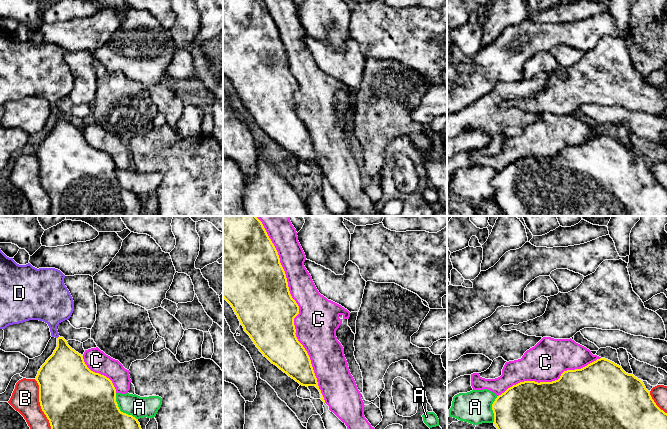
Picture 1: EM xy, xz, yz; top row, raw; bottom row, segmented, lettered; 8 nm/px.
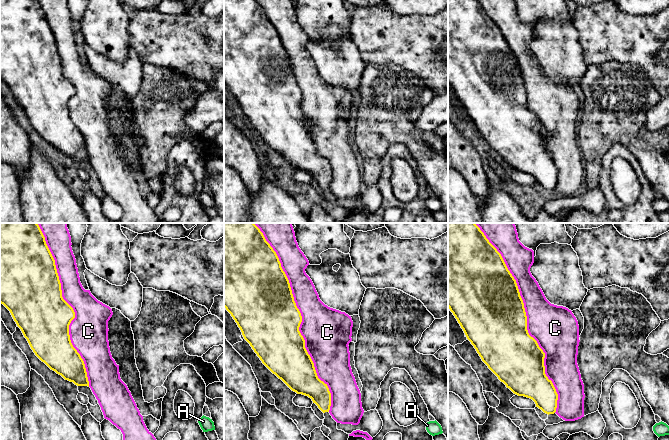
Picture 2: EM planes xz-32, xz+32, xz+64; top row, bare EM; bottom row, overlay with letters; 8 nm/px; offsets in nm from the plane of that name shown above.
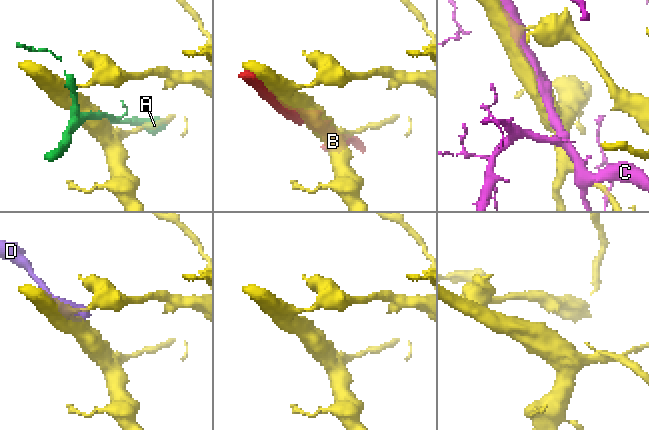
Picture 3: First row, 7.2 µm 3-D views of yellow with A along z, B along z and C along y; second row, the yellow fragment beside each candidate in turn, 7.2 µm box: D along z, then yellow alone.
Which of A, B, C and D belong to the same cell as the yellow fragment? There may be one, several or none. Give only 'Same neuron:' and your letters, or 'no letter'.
Same neuron: D

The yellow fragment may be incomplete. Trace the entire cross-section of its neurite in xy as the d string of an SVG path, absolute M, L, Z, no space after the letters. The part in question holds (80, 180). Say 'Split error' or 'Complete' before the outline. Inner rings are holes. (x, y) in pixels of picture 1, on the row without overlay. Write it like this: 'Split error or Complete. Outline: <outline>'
Complete. Outline: M63 113L57 114L53 130L41 142L35 154L39 161L39 178L49 196L49 216L141 216L143 207L138 195L120 187L116 178L116 165L104 151L91 147L83 132L72 125Z

